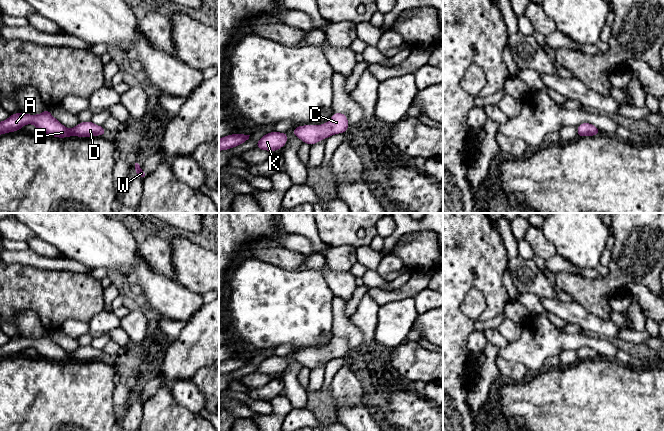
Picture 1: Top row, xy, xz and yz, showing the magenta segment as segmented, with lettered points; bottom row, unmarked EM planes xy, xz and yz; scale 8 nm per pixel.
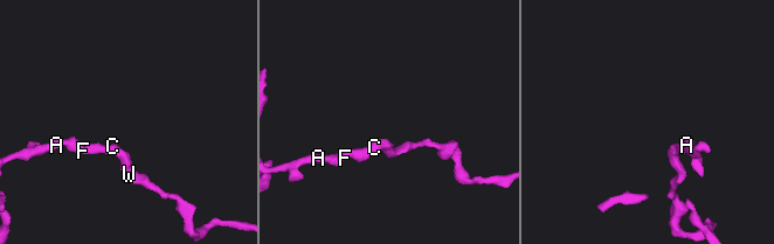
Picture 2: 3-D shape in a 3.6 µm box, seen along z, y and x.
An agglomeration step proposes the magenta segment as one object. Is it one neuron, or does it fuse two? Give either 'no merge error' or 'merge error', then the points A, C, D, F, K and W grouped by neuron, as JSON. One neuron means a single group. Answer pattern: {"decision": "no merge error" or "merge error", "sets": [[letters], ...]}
{"decision": "no merge error", "sets": [["A", "C", "D", "F", "K", "W"]]}

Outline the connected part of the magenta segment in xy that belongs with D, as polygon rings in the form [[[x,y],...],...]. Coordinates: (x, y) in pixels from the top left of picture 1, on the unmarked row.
[[[49,333],[38,339],[22,336],[11,338],[8,343],[0,346],[0,358],[18,355],[26,348],[34,348],[40,357],[59,362],[70,360],[85,362],[107,358],[102,350],[95,349],[91,345],[78,347],[76,351],[68,353],[50,338]]]

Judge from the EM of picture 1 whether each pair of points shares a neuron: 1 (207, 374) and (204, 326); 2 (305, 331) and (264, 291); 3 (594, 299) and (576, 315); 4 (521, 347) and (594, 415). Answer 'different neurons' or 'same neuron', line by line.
1: different neurons
2: same neuron
3: different neurons
4: different neurons

